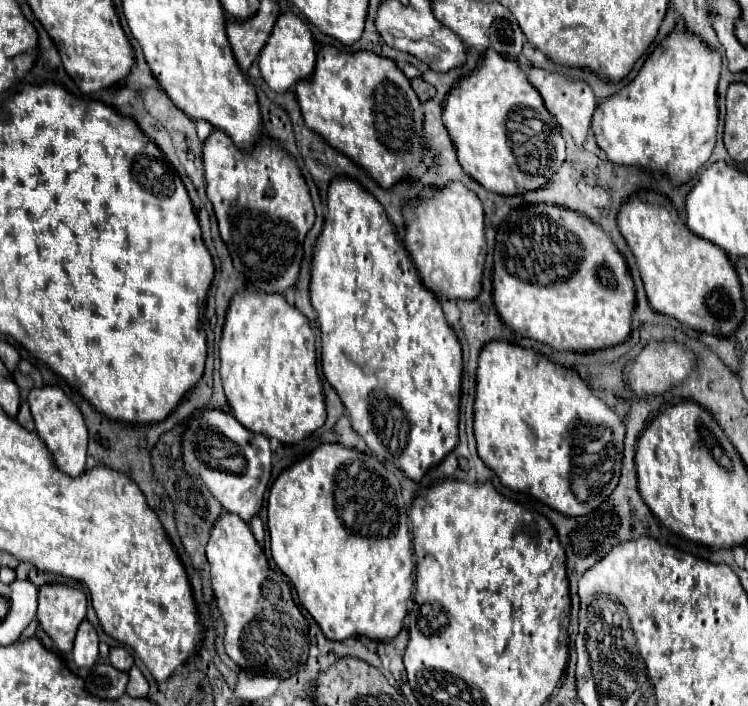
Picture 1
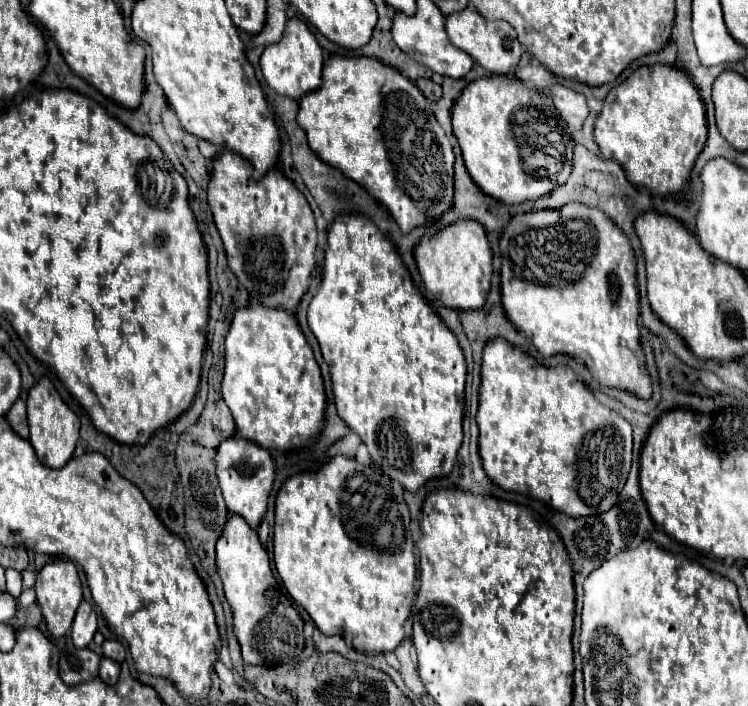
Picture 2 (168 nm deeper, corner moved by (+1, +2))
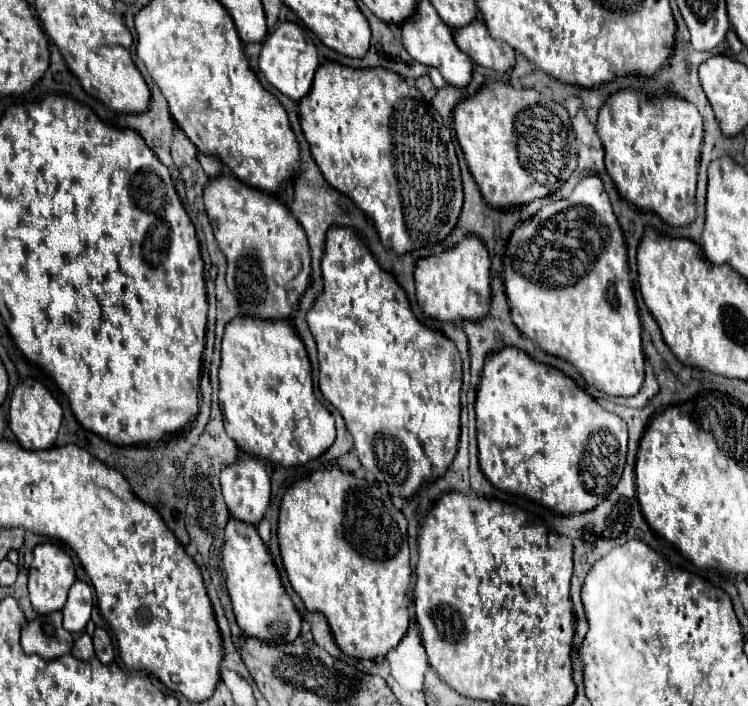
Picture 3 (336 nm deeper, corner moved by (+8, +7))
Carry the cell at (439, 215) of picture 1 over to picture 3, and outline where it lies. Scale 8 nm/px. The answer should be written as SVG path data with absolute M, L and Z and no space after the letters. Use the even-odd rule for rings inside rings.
M466 237L456 247L428 257L420 259L416 263L416 299L420 309L426 317L442 321L442 323L456 323L456 321L480 321L488 315L490 309L490 257L484 249L482 241L476 241L476 237Z

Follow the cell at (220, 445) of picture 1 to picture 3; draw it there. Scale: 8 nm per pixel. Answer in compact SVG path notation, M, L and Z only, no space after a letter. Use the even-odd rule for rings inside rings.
M244 455L238 459L238 465L230 465L220 475L220 483L230 515L258 525L270 505L270 475L264 461Z

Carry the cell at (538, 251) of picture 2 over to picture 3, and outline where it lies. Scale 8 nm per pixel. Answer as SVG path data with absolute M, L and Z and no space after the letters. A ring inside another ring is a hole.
M584 177L572 191L570 197L562 199L562 201L552 201L548 205L544 205L532 219L520 223L508 245L504 251L504 287L506 287L506 297L510 303L510 313L514 319L514 325L520 329L522 335L526 335L528 339L532 339L542 351L562 357L568 363L572 363L576 367L576 371L586 379L588 385L604 391L606 395L614 395L614 397L632 397L640 391L642 381L644 381L644 349L642 349L642 337L640 337L640 319L638 319L638 305L634 299L634 289L632 289L632 281L630 281L630 269L628 269L628 255L626 255L626 243L624 243L624 235L620 229L620 223L610 207L610 199L604 191L604 185L600 181L600 177Z

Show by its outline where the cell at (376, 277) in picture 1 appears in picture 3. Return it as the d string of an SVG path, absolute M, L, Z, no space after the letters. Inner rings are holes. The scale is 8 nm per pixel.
M332 227L328 231L324 261L322 261L322 277L324 277L324 291L316 299L316 303L308 311L308 315L306 315L308 325L312 329L312 335L314 335L316 343L318 343L318 363L320 363L318 387L320 387L324 399L330 401L340 411L340 415L344 417L346 429L350 431L350 435L354 439L354 451L356 451L362 467L366 471L370 471L376 477L378 483L384 483L388 487L390 495L410 499L420 491L422 483L430 483L430 481L442 477L446 473L446 469L450 467L450 463L454 461L454 457L456 457L458 441L460 441L460 389L462 389L462 359L460 359L460 353L458 353L456 345L448 337L444 337L442 333L438 333L434 329L424 327L414 317L404 289L396 283L396 279L390 273L380 269L380 265L376 263L376 259L368 251L366 243L362 243L362 239L352 229Z

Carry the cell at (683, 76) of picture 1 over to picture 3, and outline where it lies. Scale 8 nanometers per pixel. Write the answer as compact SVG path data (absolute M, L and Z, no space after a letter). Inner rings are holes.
M618 91L600 109L596 131L606 153L606 171L622 199L656 213L672 227L686 227L696 219L702 117L692 103L672 95L650 99L638 91Z

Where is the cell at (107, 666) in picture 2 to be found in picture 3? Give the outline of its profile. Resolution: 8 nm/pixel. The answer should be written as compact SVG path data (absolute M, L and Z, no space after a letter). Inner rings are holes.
M82 633L82 635L74 641L70 653L72 653L76 659L84 659L84 661L88 661L88 659L94 655L94 647L92 647L92 639L90 639L90 635Z

